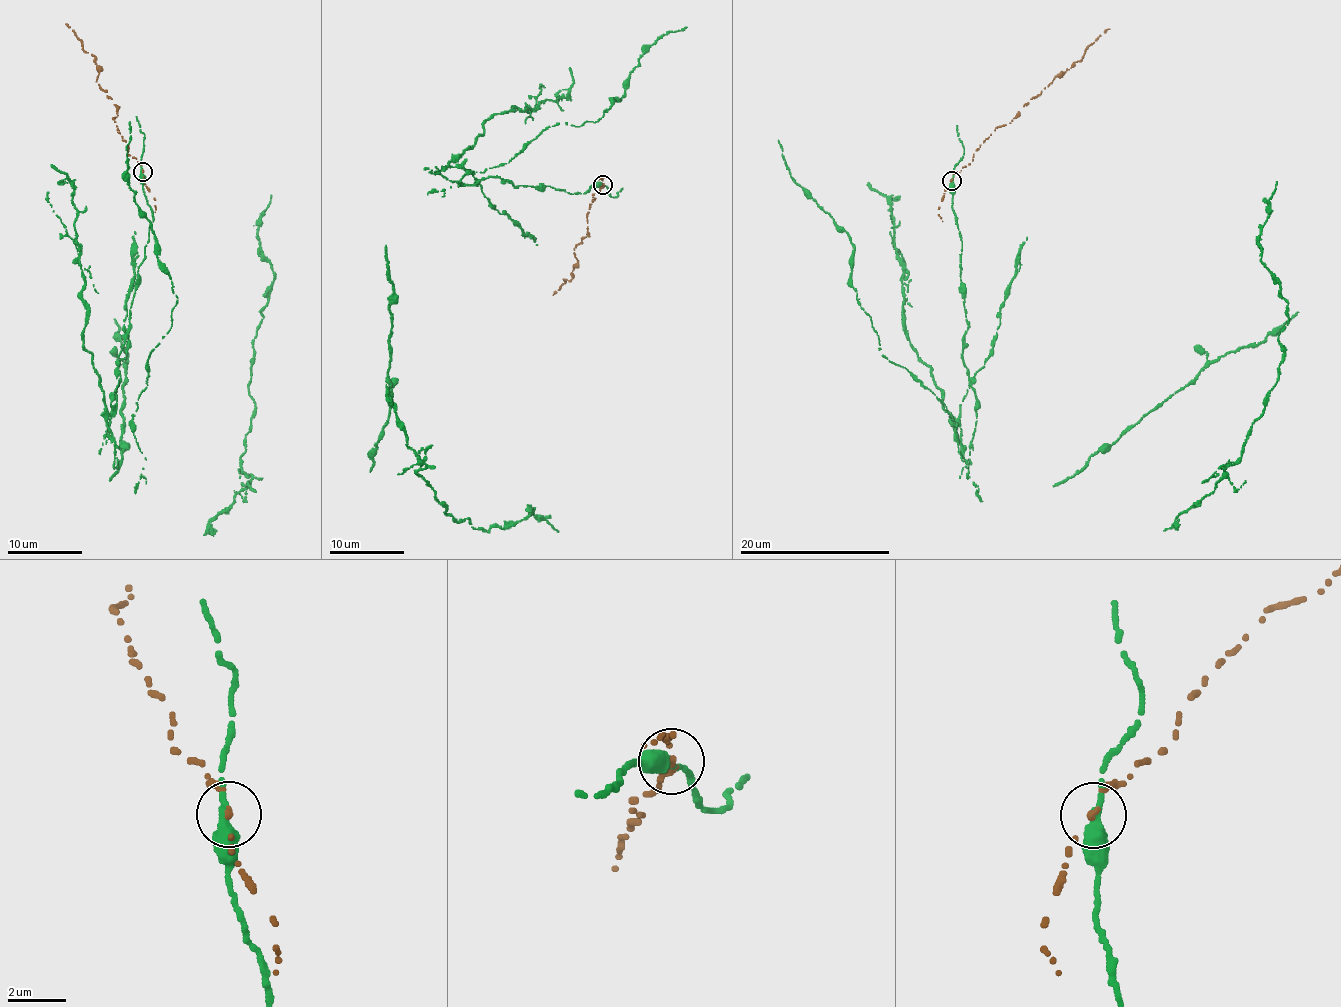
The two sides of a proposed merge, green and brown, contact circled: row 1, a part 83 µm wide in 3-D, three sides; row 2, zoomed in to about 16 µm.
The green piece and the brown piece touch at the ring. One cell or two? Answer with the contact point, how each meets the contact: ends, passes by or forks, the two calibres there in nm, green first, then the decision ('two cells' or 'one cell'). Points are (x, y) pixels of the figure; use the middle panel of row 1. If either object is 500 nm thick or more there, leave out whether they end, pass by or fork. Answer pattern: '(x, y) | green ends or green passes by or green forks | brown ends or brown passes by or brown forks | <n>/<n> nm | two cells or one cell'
(603, 184) | green ends | brown ends | 480/180 nm | two cells

